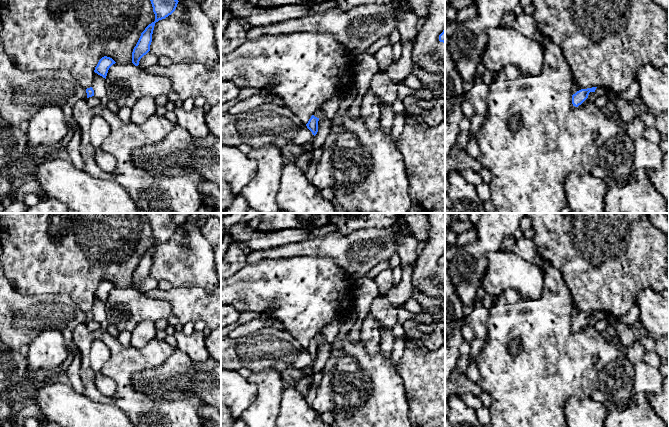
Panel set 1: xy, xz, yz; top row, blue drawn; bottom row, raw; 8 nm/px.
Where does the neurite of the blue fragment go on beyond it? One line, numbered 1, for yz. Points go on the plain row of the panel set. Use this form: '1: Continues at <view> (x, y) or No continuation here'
1: No continuation here

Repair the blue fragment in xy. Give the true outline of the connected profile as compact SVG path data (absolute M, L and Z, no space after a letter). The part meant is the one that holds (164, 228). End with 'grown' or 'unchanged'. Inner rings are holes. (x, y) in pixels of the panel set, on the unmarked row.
M146 213L146 216L149 219L153 231L155 245L149 248L141 257L133 273L132 287L135 290L138 290L140 283L150 275L155 247L171 239L179 226L173 221L172 213Z; unchanged

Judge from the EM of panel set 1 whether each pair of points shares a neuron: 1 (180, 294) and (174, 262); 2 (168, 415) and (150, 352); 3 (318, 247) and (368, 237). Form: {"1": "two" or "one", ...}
{"1": "two", "2": "one", "3": "one"}

